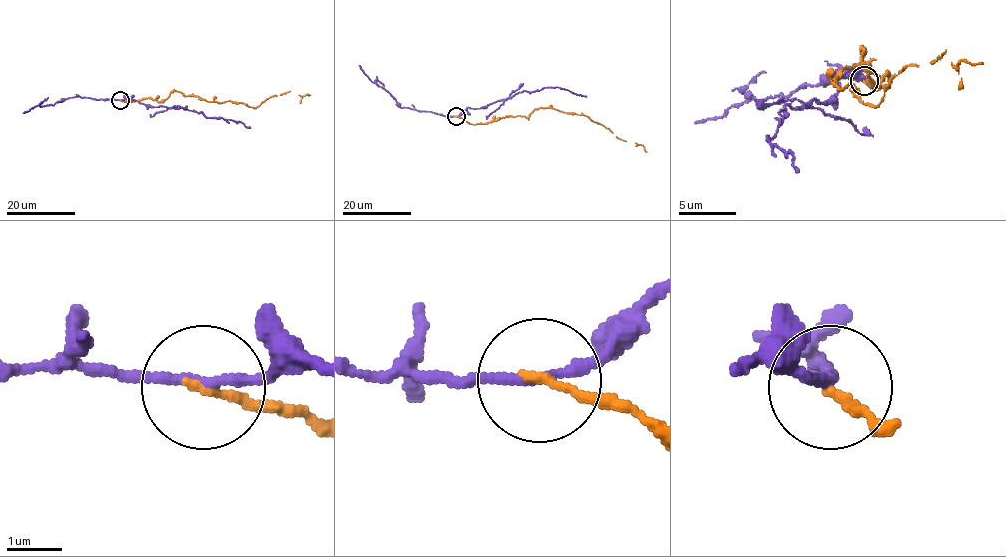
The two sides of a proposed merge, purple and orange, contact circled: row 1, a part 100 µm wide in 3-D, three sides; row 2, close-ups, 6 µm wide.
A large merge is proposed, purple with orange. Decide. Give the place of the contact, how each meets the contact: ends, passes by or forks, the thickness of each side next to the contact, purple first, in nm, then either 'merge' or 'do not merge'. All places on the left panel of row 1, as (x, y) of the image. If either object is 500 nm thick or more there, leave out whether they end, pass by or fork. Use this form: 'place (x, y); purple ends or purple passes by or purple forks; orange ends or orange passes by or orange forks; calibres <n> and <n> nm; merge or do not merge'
place (120, 100); purple passes by; orange ends; calibres 170 and 170 nm; do not merge

